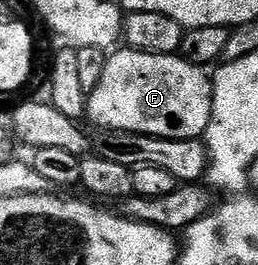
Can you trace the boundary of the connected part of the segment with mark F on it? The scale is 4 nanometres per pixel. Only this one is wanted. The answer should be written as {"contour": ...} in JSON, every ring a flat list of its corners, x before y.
{"contour":[[119,48,107,56,104,75,88,94,89,120,94,120,98,129,116,133,143,133,164,139,201,138,210,126,214,98,214,86,206,73,205,68,188,63,181,55,152,55]]}

